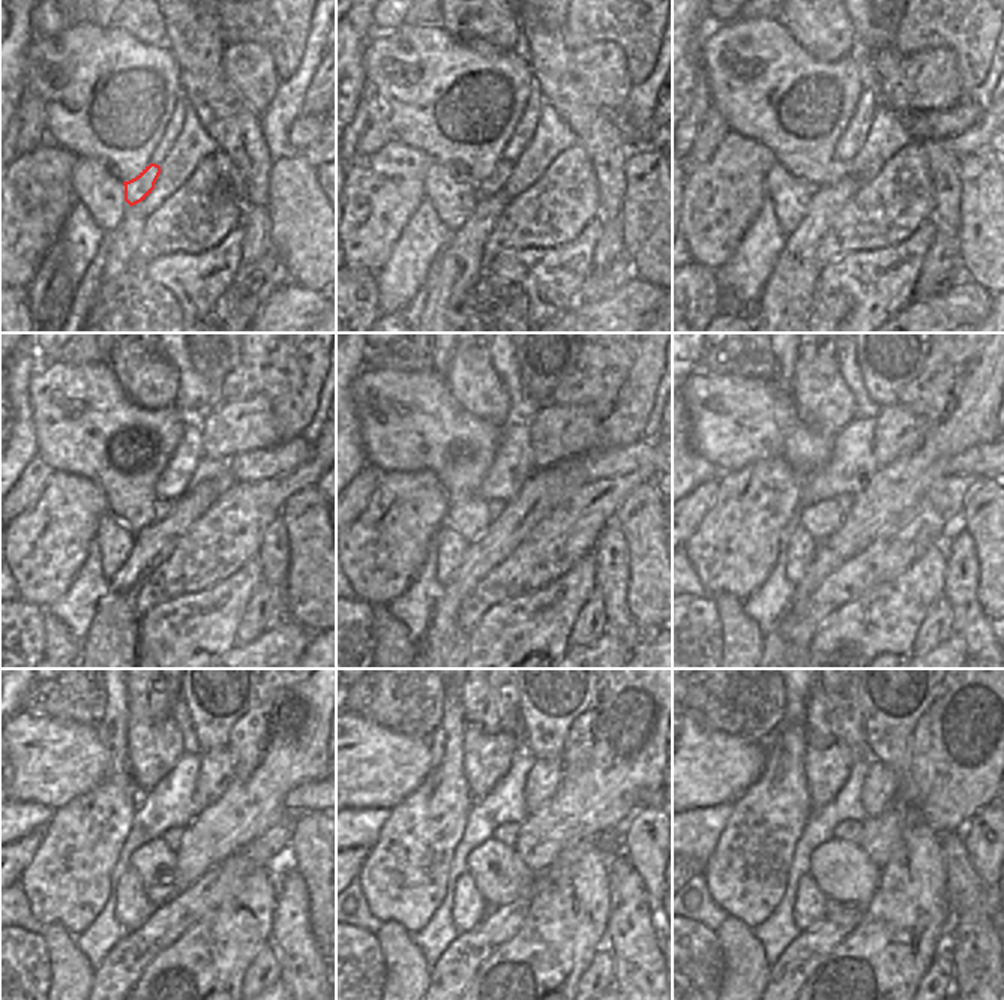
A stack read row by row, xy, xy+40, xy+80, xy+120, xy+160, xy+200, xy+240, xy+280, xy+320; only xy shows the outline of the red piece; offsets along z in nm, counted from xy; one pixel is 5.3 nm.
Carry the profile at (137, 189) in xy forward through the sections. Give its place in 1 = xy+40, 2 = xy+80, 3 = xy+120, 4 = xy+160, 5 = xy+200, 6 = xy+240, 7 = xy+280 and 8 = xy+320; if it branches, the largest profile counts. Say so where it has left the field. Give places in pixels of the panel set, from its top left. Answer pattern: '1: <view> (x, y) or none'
1: xy+40 (492, 185)
2: xy+80 (838, 171)
3: xy+120 (162, 507)
4: xy+160 (495, 507)
5: xy+200 (844, 501)
6: xy+240 (173, 837)
7: xy+280 (508, 834)
8: xy+320 (848, 829)

